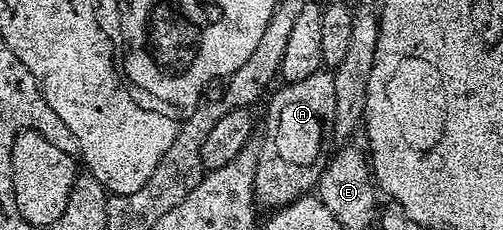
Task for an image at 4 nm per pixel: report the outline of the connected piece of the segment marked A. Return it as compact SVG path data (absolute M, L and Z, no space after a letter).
M320 70L281 87L266 108L266 133L258 144L254 199L267 210L283 208L317 189L318 179L326 169L326 143L331 143L336 118L333 71Z

